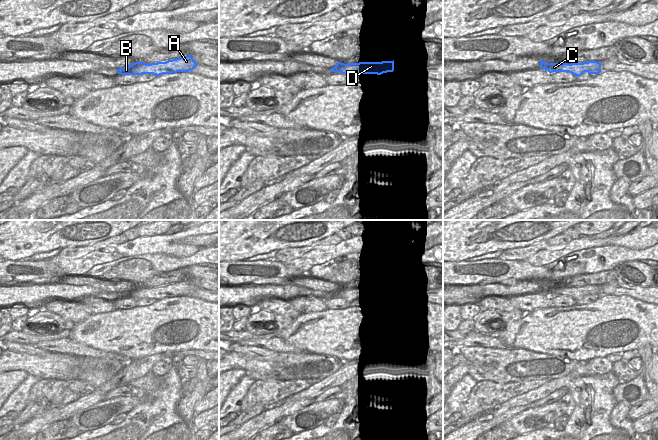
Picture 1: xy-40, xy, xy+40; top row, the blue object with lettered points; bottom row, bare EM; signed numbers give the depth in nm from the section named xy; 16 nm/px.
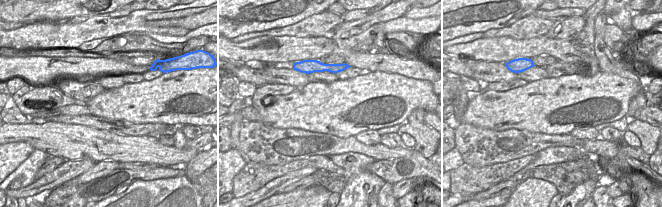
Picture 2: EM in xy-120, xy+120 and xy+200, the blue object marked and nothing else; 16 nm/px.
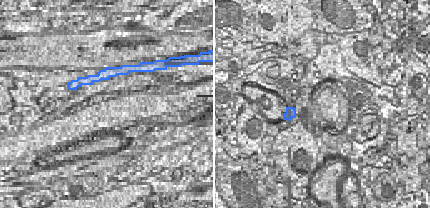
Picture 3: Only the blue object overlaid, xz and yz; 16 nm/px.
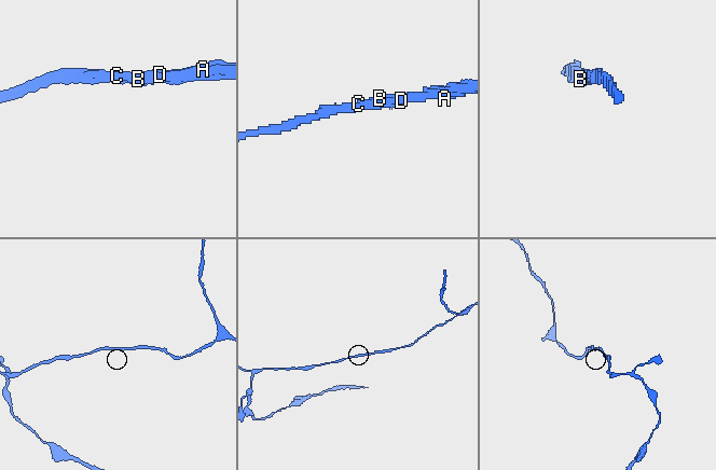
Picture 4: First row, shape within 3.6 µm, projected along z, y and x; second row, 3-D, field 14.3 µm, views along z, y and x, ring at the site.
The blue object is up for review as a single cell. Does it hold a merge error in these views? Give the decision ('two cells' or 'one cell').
one cell

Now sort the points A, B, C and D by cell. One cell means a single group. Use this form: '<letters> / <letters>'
A B C D

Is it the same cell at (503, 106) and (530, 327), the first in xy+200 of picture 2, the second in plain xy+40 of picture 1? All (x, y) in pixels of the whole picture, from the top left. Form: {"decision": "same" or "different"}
{"decision": "same"}

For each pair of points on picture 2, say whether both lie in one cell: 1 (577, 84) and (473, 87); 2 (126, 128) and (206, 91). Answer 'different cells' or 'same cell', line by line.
1: different cells
2: different cells

